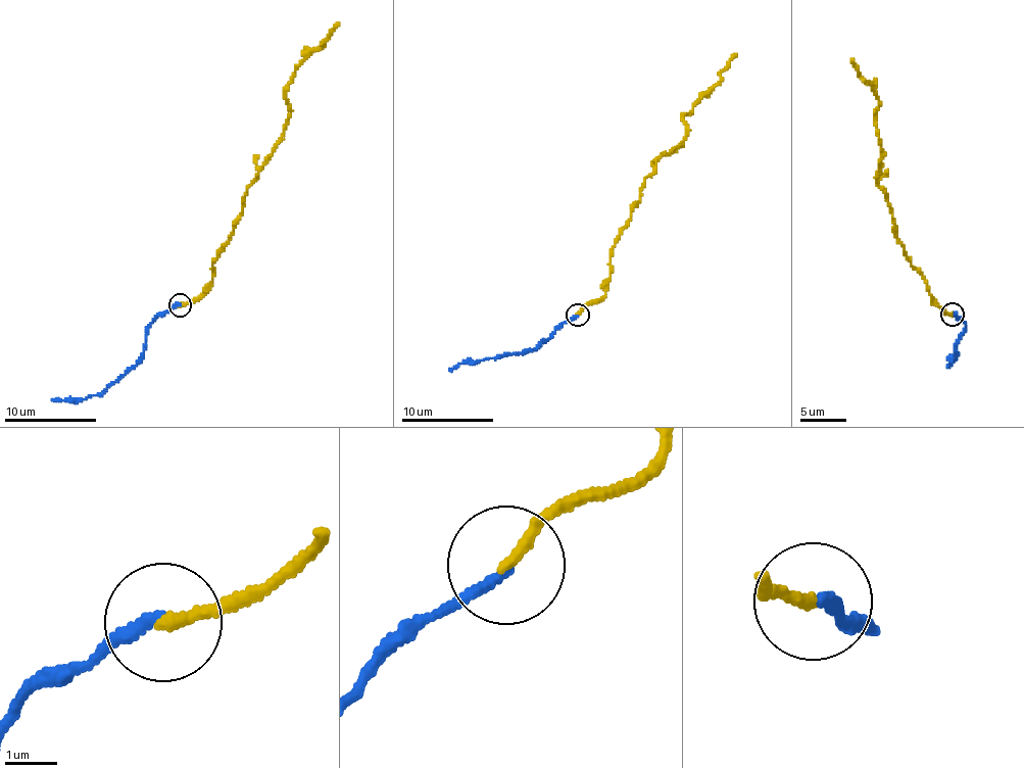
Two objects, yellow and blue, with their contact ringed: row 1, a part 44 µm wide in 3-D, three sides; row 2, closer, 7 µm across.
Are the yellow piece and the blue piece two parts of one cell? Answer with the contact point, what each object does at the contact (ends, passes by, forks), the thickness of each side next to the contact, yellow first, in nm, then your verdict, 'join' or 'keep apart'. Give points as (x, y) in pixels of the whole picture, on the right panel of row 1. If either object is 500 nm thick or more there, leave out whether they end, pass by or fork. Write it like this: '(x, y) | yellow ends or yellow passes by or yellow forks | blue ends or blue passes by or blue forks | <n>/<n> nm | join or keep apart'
(953, 315) | yellow ends | blue ends | 240/240 nm | join

